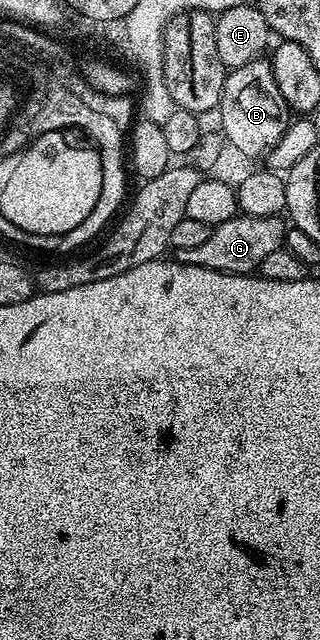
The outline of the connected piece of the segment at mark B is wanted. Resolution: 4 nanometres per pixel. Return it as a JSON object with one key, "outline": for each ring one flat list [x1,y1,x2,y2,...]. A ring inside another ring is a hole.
{"outline":[[260,57,249,61,249,65,228,70,218,115,226,142,243,156,255,159,275,150,277,141,287,132,289,108,285,97,281,97,281,89,277,89,277,77,273,77,273,69,266,58]]}

